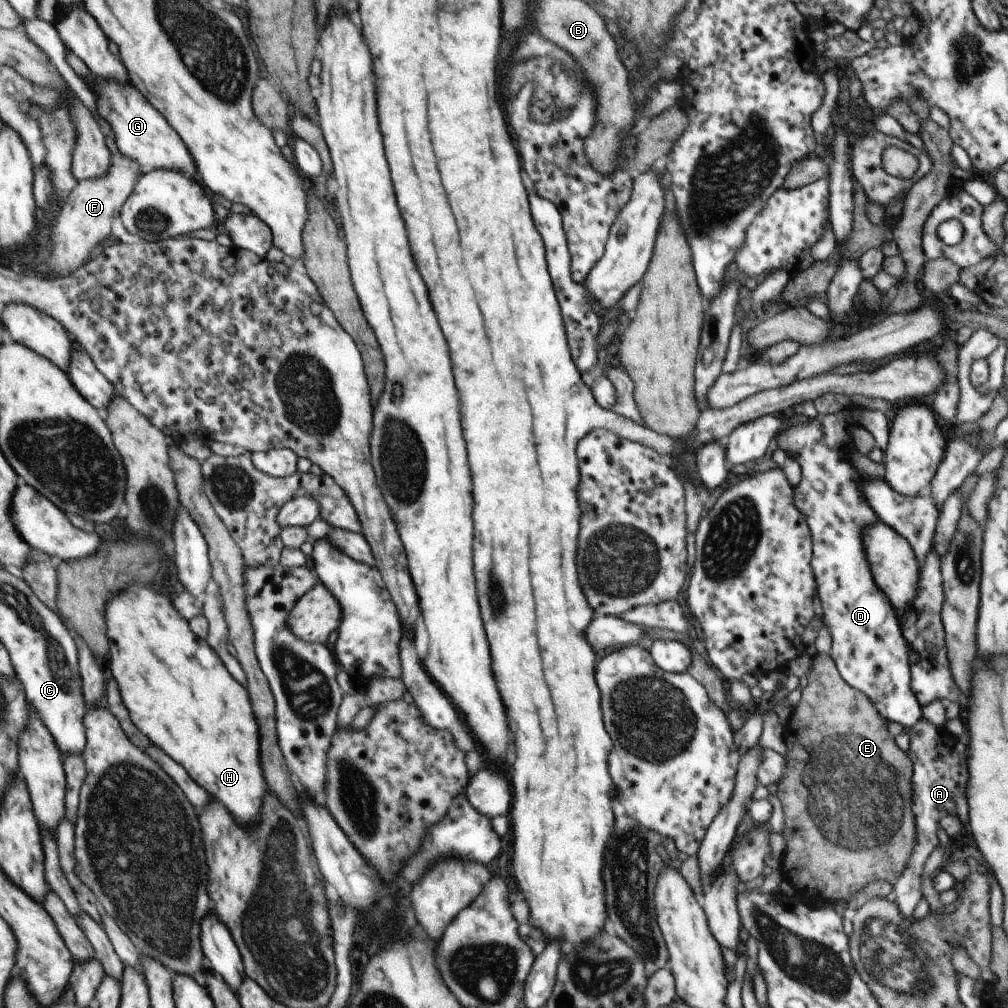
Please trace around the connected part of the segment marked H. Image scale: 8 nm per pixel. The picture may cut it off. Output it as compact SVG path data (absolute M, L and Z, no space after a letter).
M133 584L109 599L107 606L108 637L113 640L111 668L117 678L123 700L133 722L157 746L169 752L179 764L183 764L199 784L219 798L241 824L259 820L265 798L265 776L261 768L261 734L259 724L251 706L249 692L239 684L225 668L220 654L193 632L190 621L177 609L174 601L151 586Z

